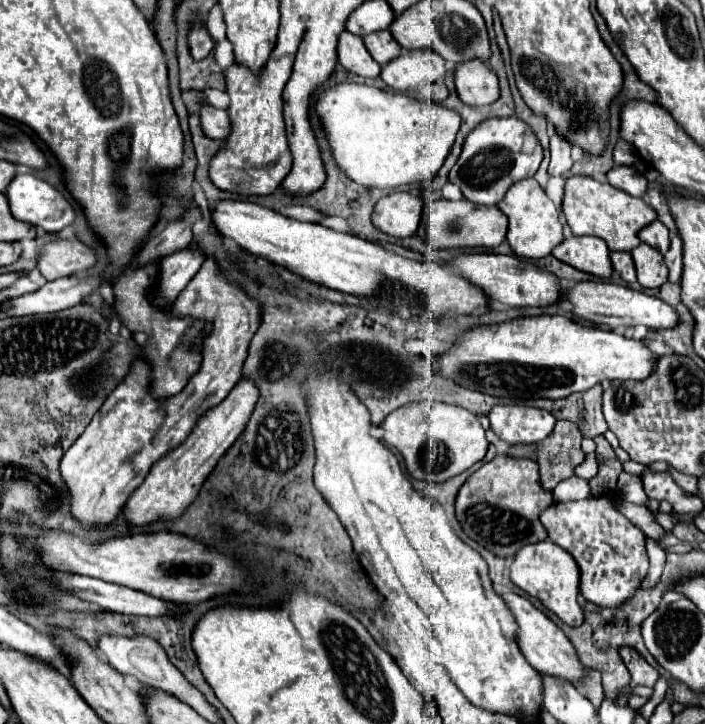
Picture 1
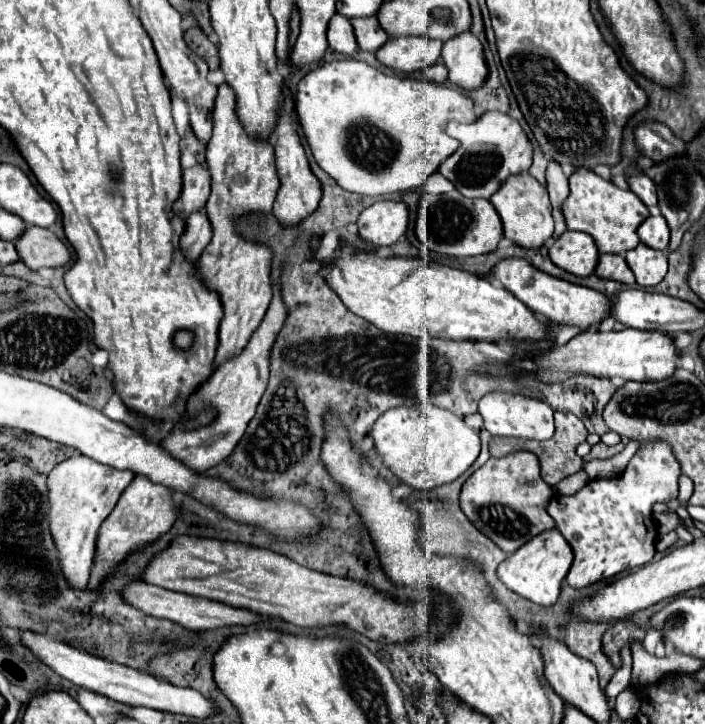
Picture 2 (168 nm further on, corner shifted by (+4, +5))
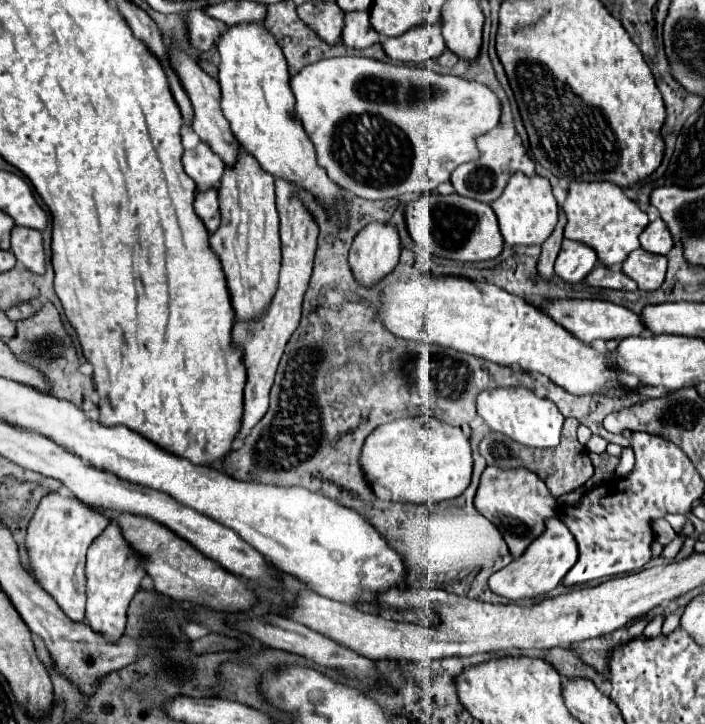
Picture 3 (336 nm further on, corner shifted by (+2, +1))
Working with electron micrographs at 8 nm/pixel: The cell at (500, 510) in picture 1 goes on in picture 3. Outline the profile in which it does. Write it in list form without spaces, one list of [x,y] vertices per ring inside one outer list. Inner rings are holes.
[[[486,467],[480,477],[480,485],[474,497],[474,507],[478,509],[478,513],[482,513],[498,527],[512,557],[518,559],[526,551],[526,547],[544,533],[546,521],[556,517],[558,499],[552,497],[544,481],[526,467],[518,469]]]

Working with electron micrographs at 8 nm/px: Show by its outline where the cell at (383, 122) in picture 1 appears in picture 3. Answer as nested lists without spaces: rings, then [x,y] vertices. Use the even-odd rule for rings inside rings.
[[[332,57],[332,59],[322,59],[318,63],[312,63],[308,67],[304,67],[298,75],[294,75],[290,79],[290,87],[292,93],[296,97],[296,115],[302,121],[304,131],[308,133],[310,141],[316,147],[316,155],[324,157],[324,161],[318,161],[318,165],[322,165],[328,173],[328,177],[346,193],[352,193],[356,197],[362,199],[370,199],[370,201],[380,201],[380,199],[392,199],[404,193],[430,193],[434,191],[440,183],[450,179],[450,173],[462,165],[468,163],[472,159],[478,157],[478,149],[474,145],[474,137],[478,137],[480,133],[486,133],[486,129],[492,129],[500,123],[500,101],[498,97],[484,85],[480,83],[472,83],[472,81],[464,81],[458,77],[450,77],[450,75],[440,75],[434,73],[426,67],[408,67],[408,65],[392,65],[392,63],[382,63],[376,59],[366,59],[366,57]]]

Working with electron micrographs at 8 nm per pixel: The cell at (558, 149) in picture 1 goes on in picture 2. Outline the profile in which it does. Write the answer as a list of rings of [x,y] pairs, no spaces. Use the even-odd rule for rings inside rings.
[[[552,161],[546,170],[546,181],[552,205],[552,217],[556,223],[556,229],[554,229],[554,239],[556,239],[566,231],[566,223],[564,223],[564,215],[562,215],[562,203],[569,195],[569,183],[568,178],[562,172],[561,165],[552,163]]]

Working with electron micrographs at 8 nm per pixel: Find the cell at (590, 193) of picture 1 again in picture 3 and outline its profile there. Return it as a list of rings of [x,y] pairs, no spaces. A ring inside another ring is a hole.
[[[574,181],[564,201],[568,217],[564,237],[584,241],[598,253],[598,261],[606,267],[620,265],[630,251],[638,249],[638,235],[648,225],[648,215],[632,199],[628,199],[618,185],[608,181]]]

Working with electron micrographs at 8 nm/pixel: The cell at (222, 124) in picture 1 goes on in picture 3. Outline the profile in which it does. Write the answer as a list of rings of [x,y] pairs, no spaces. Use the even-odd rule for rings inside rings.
[[[164,35],[164,43],[168,39],[168,63],[174,69],[174,73],[178,75],[184,91],[190,97],[190,103],[194,107],[194,117],[192,117],[192,129],[198,133],[198,137],[210,145],[210,149],[222,157],[224,163],[234,163],[236,161],[236,151],[238,151],[238,143],[230,131],[228,121],[222,117],[222,109],[220,109],[220,85],[214,77],[210,77],[188,53],[184,53],[174,39]]]

